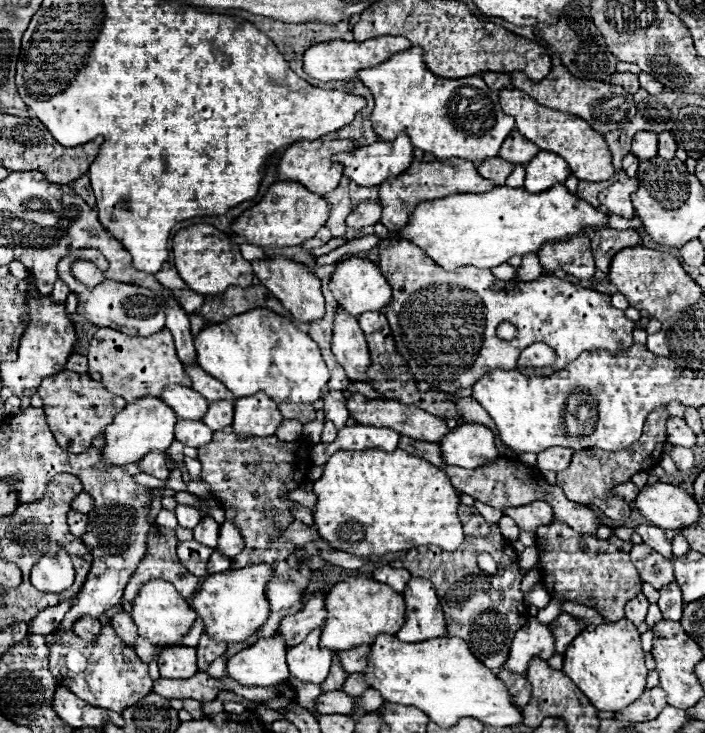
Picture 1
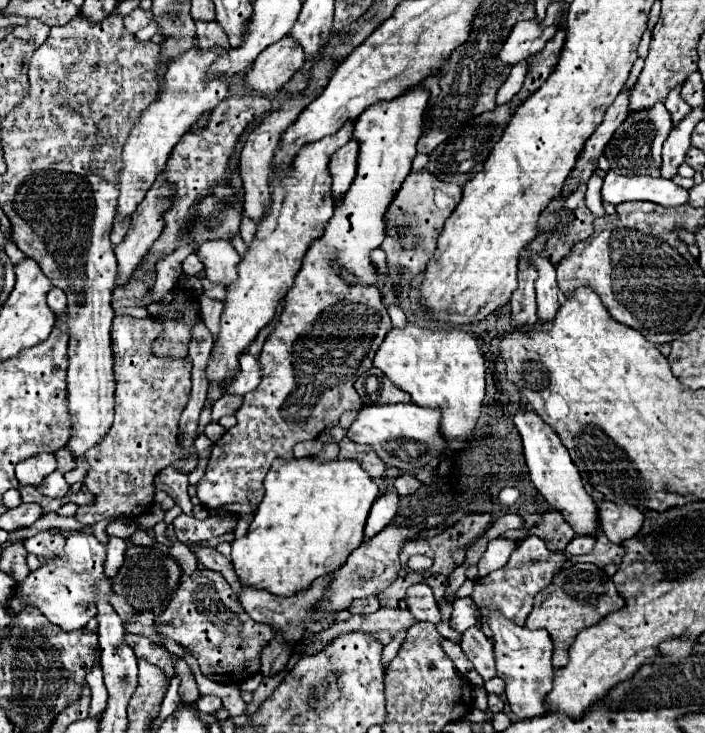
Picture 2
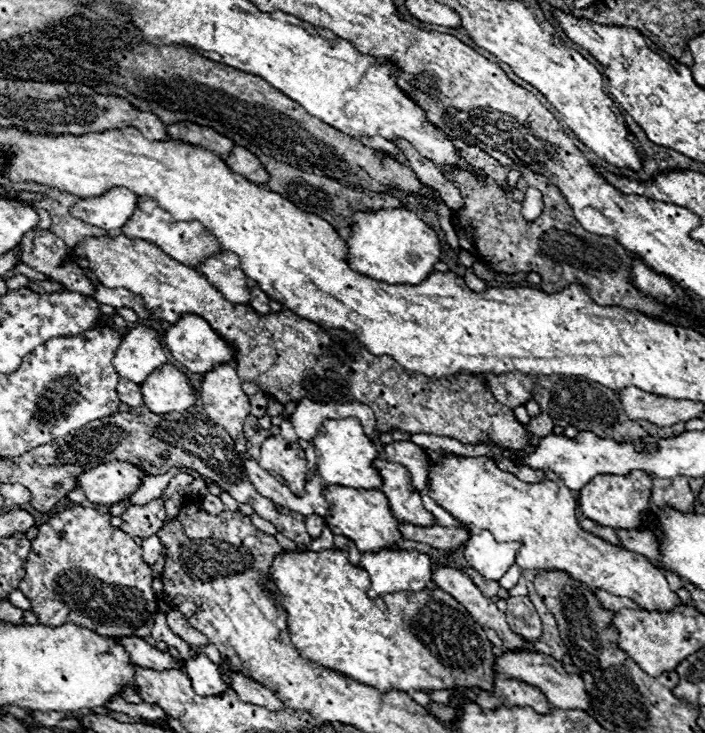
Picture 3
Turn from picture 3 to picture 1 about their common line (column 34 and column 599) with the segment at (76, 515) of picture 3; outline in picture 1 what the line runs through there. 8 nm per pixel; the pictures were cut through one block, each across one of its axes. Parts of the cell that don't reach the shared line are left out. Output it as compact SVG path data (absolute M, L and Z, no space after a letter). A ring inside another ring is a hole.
M552 522L550 526L538 526L536 550L540 556L540 582L548 594L594 608L606 624L622 620L626 602L642 592L642 580L630 562L630 542L614 534L602 540L598 534L578 534L566 524Z

